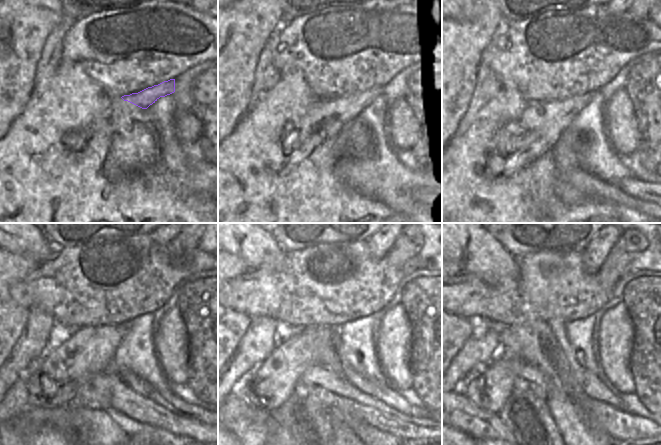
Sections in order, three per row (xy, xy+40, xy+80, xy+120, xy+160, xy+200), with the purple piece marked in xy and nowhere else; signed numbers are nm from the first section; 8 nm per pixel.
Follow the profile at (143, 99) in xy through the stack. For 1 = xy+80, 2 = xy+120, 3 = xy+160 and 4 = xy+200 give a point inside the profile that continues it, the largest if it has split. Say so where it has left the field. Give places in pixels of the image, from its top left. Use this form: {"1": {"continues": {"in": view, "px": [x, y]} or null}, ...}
{"1": {"continues": {"in": "xy+80", "px": [539, 127]}}, "2": {"continues": {"in": "xy+120", "px": [90, 350]}}, "3": {"continues": {"in": "xy+160", "px": [273, 381]}}, "4": {"continues": {"in": "xy+200", "px": [491, 387]}}}

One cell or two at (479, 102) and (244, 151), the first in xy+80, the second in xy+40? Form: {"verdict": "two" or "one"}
{"verdict": "two"}

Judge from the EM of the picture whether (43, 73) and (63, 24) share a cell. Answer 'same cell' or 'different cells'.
same cell

